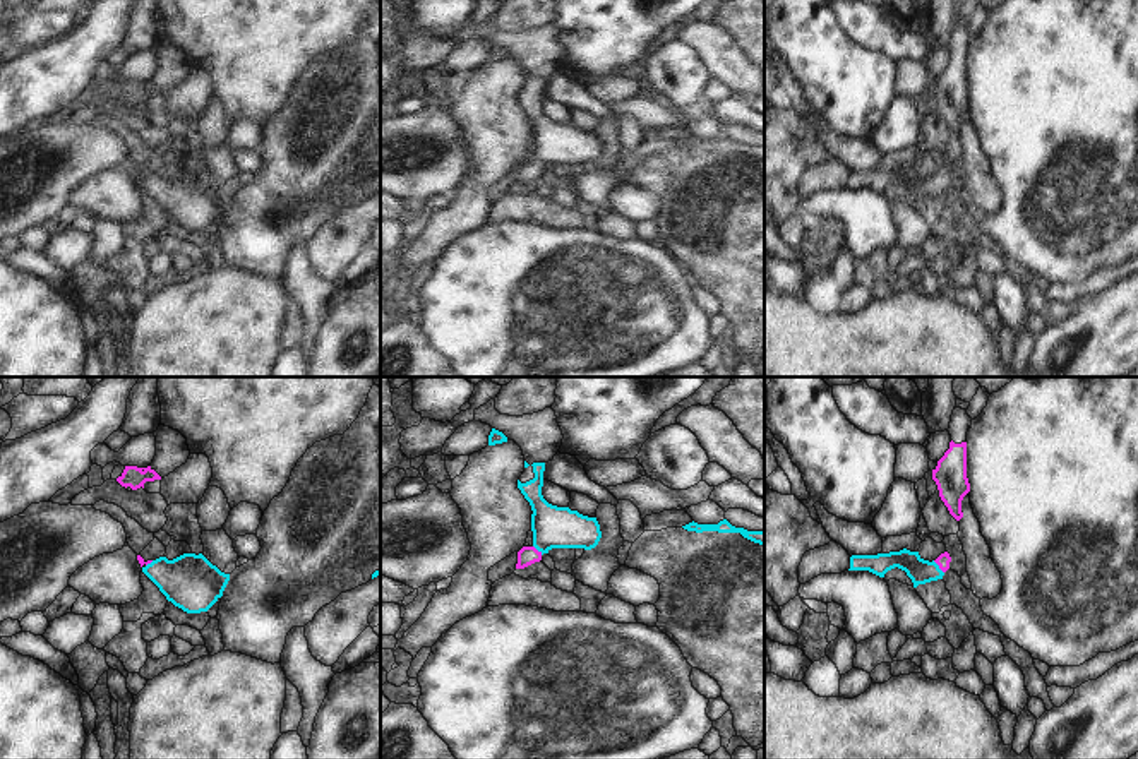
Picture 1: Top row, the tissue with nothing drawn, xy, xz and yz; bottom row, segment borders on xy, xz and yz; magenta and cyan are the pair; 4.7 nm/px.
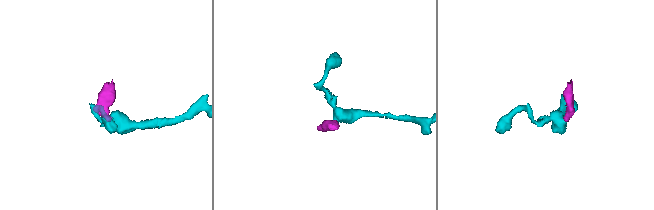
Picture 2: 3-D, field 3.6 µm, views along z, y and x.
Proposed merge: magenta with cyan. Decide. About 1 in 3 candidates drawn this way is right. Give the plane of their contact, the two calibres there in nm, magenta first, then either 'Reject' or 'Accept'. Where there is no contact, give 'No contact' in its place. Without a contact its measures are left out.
Touches magenta in yz. Thickness 70 nm (magenta) against 120 nm. Accept.

